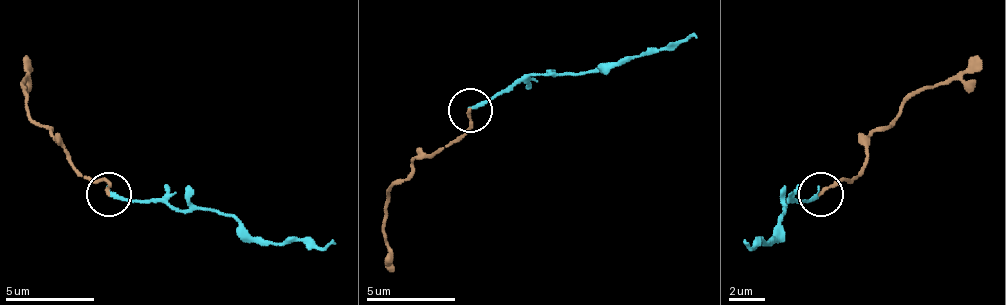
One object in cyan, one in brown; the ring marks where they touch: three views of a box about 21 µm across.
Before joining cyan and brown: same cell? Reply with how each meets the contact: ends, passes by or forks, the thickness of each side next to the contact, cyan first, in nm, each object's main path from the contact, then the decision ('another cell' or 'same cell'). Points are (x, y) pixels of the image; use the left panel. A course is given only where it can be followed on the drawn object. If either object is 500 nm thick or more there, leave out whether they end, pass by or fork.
cyan ends there; brown ends there; 220 nm thick on the cyan side, 180 nm on the other; cyan runs (107, 195), (161, 200), (170, 208), (219, 208), (278, 244), (336, 244); brown runs (107, 195), (107, 186), (85, 177), (27, 105), (22, 83), (31, 61); same cell

